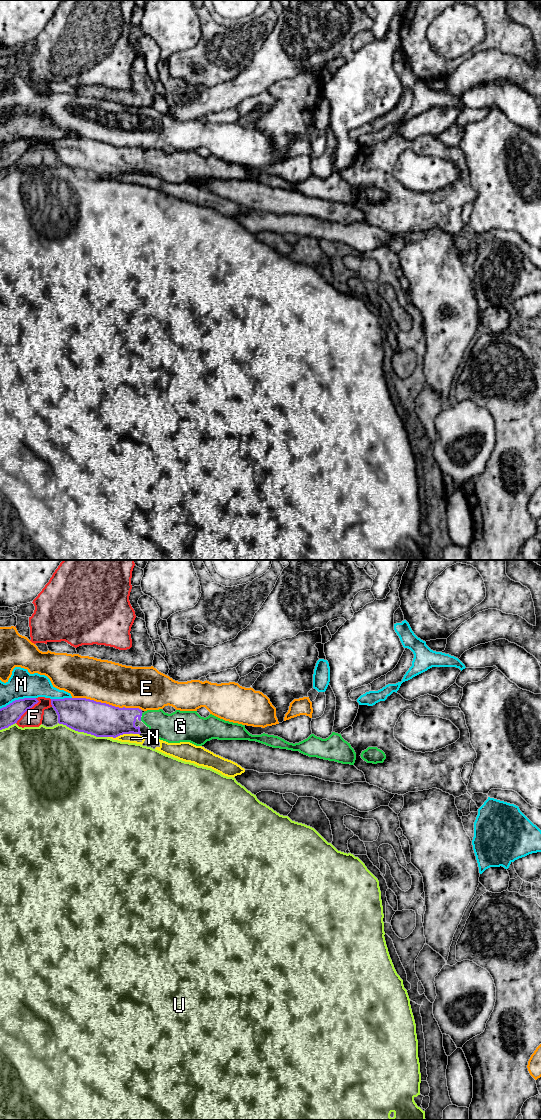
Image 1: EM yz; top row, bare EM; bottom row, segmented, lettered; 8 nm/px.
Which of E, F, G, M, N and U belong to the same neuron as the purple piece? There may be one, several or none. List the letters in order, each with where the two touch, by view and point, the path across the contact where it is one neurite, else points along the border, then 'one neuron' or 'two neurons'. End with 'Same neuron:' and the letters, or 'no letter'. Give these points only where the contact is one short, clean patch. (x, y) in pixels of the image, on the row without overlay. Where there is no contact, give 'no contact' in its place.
E: yz (107, 144) | two neurons
F: yz (27, 149) | two neurons
G: yz (140, 159) | across yz (109, 161), (140, 159), (155, 159), (168, 167) | one neuron
M: yz (17, 140) | two neurons
N: yz (118, 175) | two neurons
U: yz (83, 171) | two neurons
Same neuron: G

